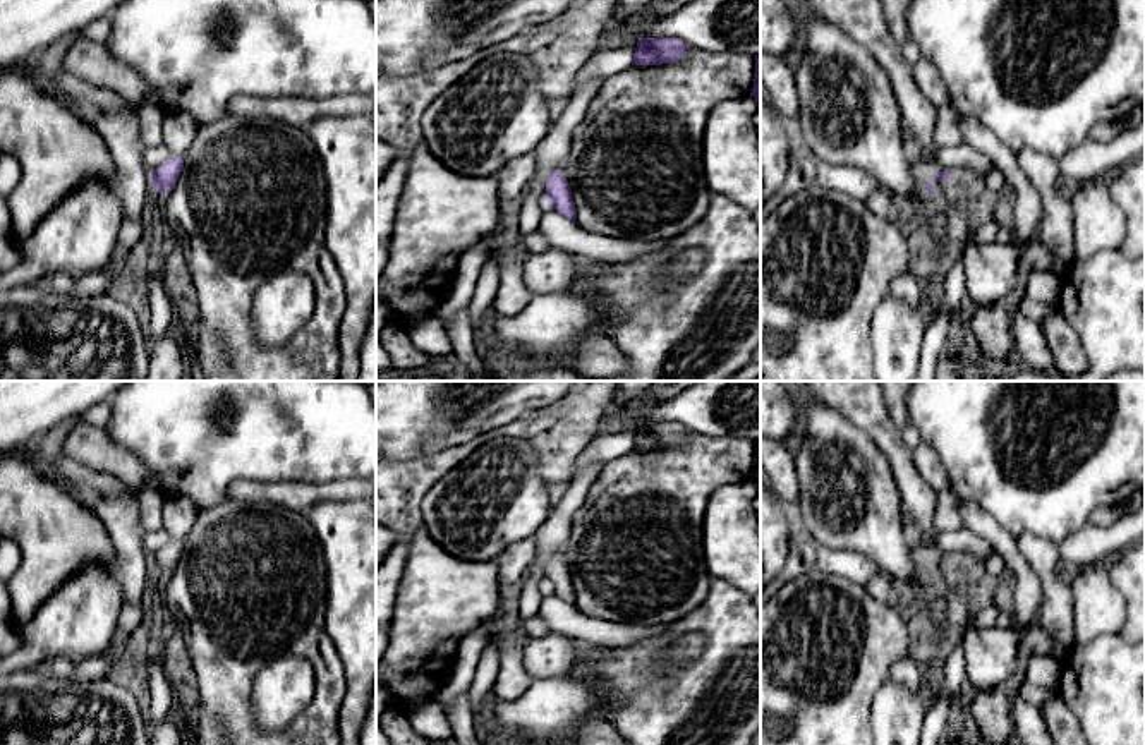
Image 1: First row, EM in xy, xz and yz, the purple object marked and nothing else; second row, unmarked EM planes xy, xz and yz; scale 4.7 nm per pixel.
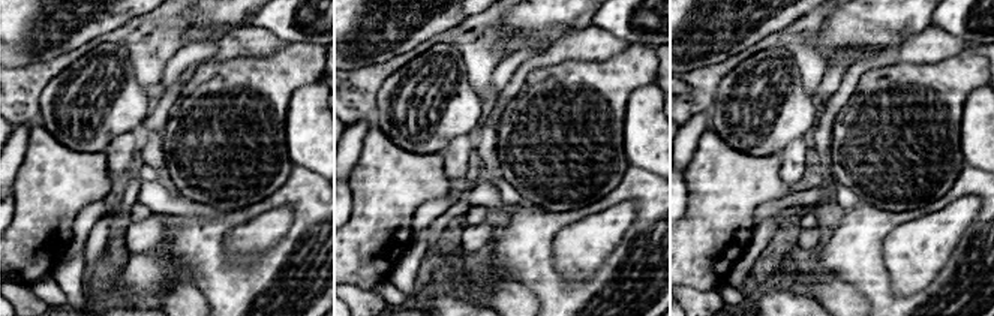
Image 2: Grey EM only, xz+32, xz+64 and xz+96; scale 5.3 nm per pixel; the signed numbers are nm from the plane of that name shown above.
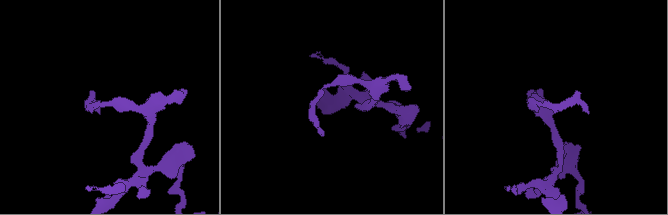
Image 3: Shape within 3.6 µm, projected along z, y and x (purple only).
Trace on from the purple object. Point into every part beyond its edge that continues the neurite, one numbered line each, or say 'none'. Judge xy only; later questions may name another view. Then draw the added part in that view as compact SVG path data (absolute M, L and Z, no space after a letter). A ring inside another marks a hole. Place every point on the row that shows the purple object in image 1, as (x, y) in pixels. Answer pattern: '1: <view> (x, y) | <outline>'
none

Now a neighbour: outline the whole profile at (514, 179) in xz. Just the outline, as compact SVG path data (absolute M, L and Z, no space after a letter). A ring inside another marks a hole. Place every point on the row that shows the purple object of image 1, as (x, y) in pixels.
M534 153L510 160L496 175L500 197L505 201L522 199L537 172Z

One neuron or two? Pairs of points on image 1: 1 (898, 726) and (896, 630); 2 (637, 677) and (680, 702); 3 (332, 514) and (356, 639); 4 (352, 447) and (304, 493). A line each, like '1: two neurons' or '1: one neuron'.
1: two neurons
2: one neuron
3: one neuron
4: two neurons

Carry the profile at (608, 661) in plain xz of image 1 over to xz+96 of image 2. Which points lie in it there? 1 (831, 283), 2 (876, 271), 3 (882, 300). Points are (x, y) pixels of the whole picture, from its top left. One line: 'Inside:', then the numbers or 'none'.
Inside: 2, 3

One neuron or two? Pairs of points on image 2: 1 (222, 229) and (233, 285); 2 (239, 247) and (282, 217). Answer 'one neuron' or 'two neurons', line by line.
1: one neuron
2: one neuron

